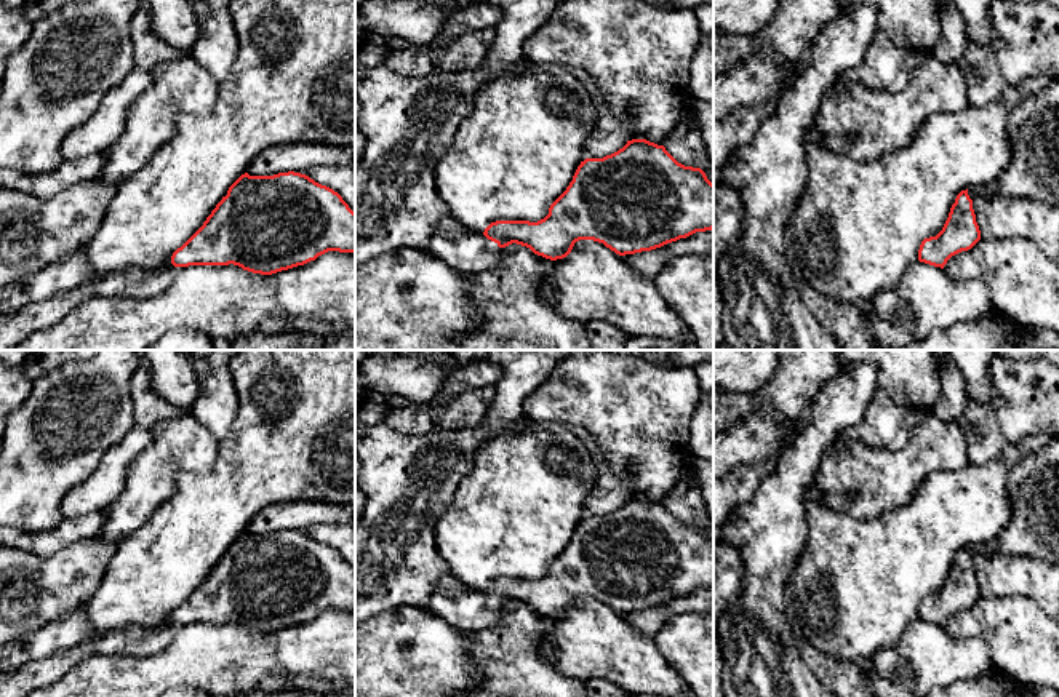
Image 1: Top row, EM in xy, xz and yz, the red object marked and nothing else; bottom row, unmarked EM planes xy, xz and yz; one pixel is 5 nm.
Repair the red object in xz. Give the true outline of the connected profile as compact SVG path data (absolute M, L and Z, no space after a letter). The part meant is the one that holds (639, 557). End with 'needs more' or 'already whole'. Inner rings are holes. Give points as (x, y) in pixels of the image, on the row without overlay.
M632 497L617 510L603 516L585 516L577 524L566 548L550 563L549 572L537 579L496 579L483 591L474 591L451 574L443 576L429 599L427 612L458 628L462 633L478 633L499 625L504 606L517 601L530 606L534 612L550 619L566 615L579 598L593 598L619 614L651 609L667 601L686 596L696 590L713 587L713 542L701 526L678 521L664 504L646 497Z; needs more

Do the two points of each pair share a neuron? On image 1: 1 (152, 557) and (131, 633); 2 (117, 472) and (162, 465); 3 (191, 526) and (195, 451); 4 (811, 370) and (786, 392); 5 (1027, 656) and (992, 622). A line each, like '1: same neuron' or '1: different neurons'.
1: different neurons
2: different neurons
3: different neurons
4: same neuron
5: same neuron

